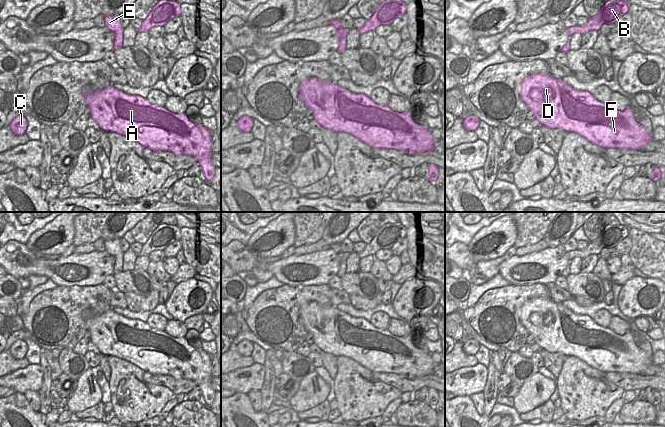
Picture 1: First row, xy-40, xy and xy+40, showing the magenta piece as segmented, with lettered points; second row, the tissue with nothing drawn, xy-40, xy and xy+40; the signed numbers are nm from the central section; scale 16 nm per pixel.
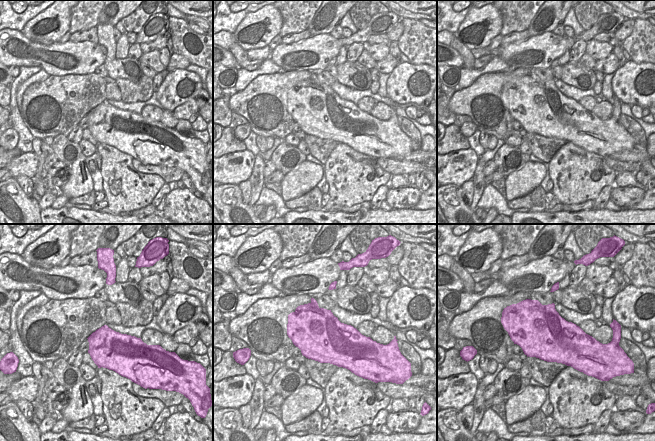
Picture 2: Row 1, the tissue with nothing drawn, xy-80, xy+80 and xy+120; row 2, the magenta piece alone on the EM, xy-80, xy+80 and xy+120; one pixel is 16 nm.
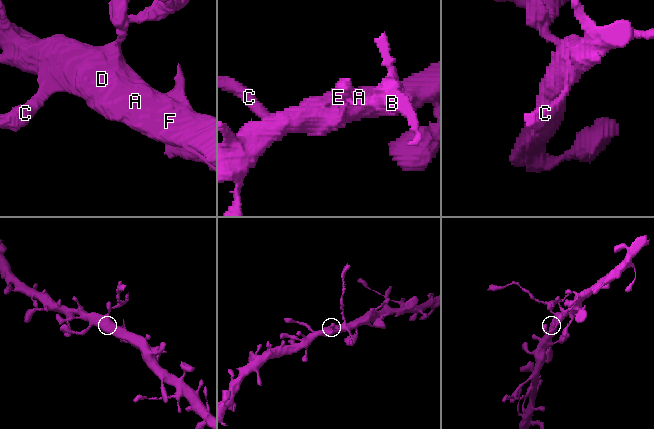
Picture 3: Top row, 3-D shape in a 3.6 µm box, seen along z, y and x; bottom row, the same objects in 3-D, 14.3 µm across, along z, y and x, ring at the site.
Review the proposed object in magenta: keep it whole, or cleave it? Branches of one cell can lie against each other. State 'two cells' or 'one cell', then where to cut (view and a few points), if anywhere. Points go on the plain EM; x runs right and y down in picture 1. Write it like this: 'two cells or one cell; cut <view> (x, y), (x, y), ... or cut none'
two cells; cut xy (338, 272), (343, 275)

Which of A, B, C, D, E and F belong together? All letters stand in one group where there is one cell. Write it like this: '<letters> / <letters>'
A C D F / B E

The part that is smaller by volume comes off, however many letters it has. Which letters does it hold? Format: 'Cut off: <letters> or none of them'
Cut off: B, E

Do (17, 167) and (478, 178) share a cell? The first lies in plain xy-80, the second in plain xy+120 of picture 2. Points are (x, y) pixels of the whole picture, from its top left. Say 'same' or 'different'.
different

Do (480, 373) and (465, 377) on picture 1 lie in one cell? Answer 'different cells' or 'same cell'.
same cell

